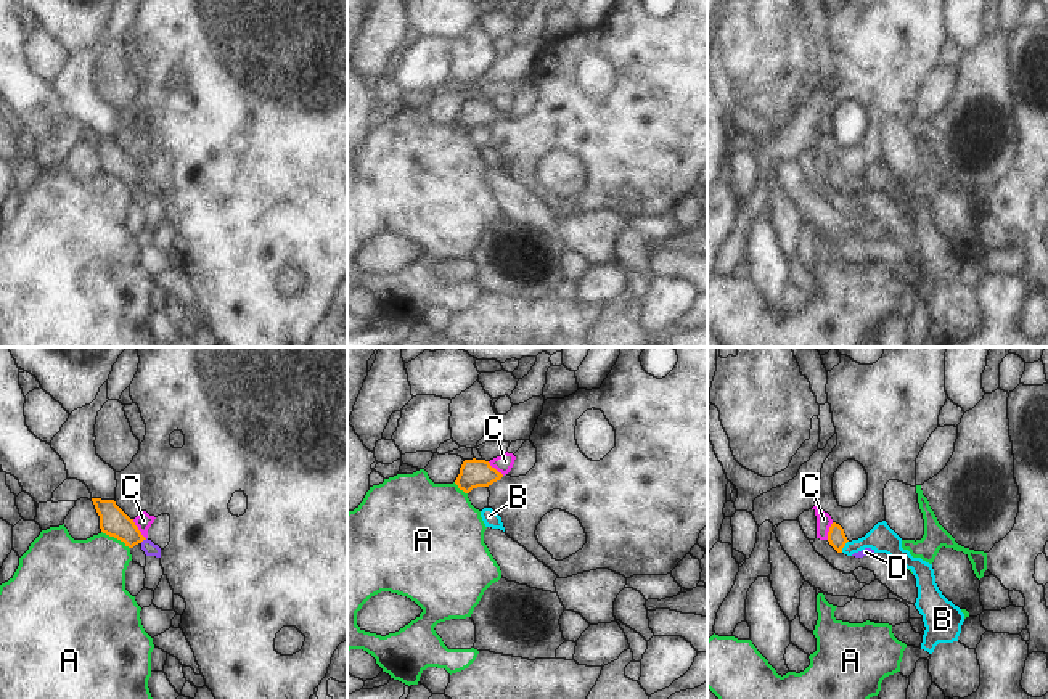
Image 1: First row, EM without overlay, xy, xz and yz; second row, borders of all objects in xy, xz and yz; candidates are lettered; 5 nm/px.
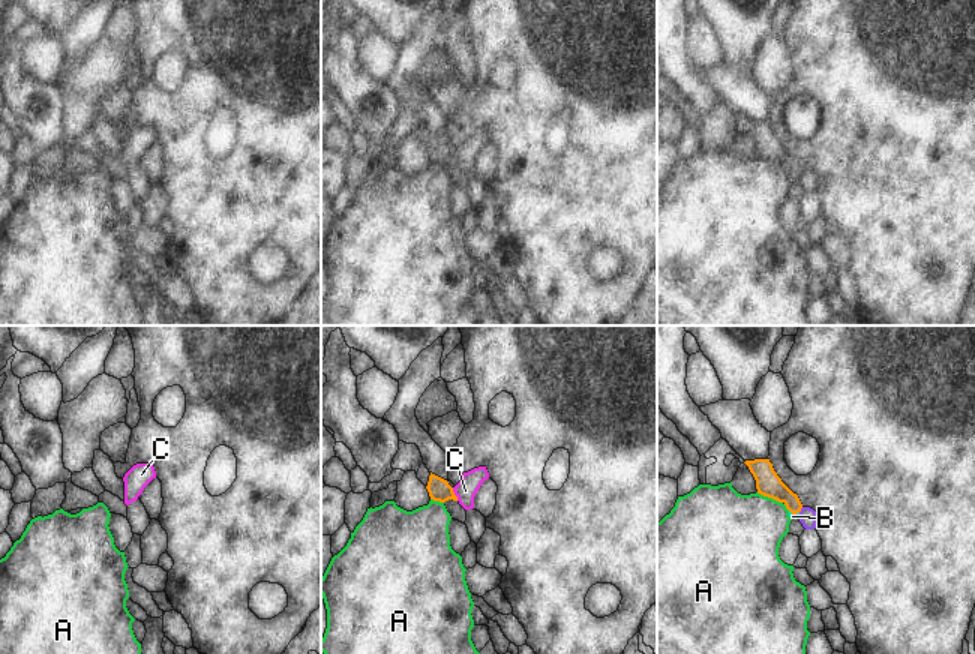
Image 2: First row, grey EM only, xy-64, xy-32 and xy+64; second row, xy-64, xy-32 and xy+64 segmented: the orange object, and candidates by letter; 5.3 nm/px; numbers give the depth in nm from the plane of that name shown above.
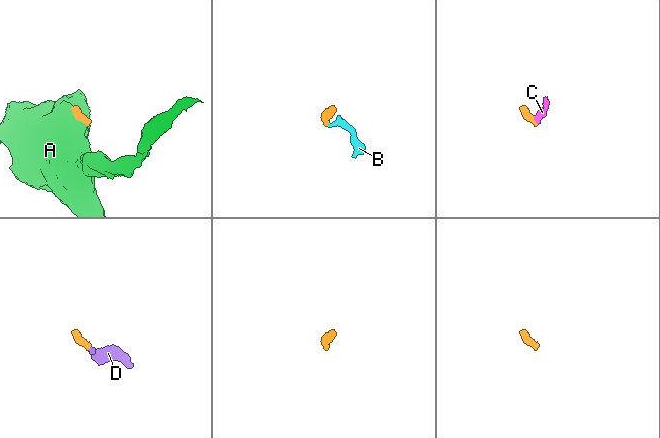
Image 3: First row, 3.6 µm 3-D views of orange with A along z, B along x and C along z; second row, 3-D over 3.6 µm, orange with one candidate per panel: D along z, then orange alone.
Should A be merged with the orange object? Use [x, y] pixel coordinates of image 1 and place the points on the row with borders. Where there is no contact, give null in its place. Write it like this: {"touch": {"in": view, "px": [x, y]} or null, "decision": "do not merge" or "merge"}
{"touch": {"in": "xy", "px": [116, 537]}, "decision": "do not merge"}

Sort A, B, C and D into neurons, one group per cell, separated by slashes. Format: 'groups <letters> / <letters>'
groups A / B / C D

